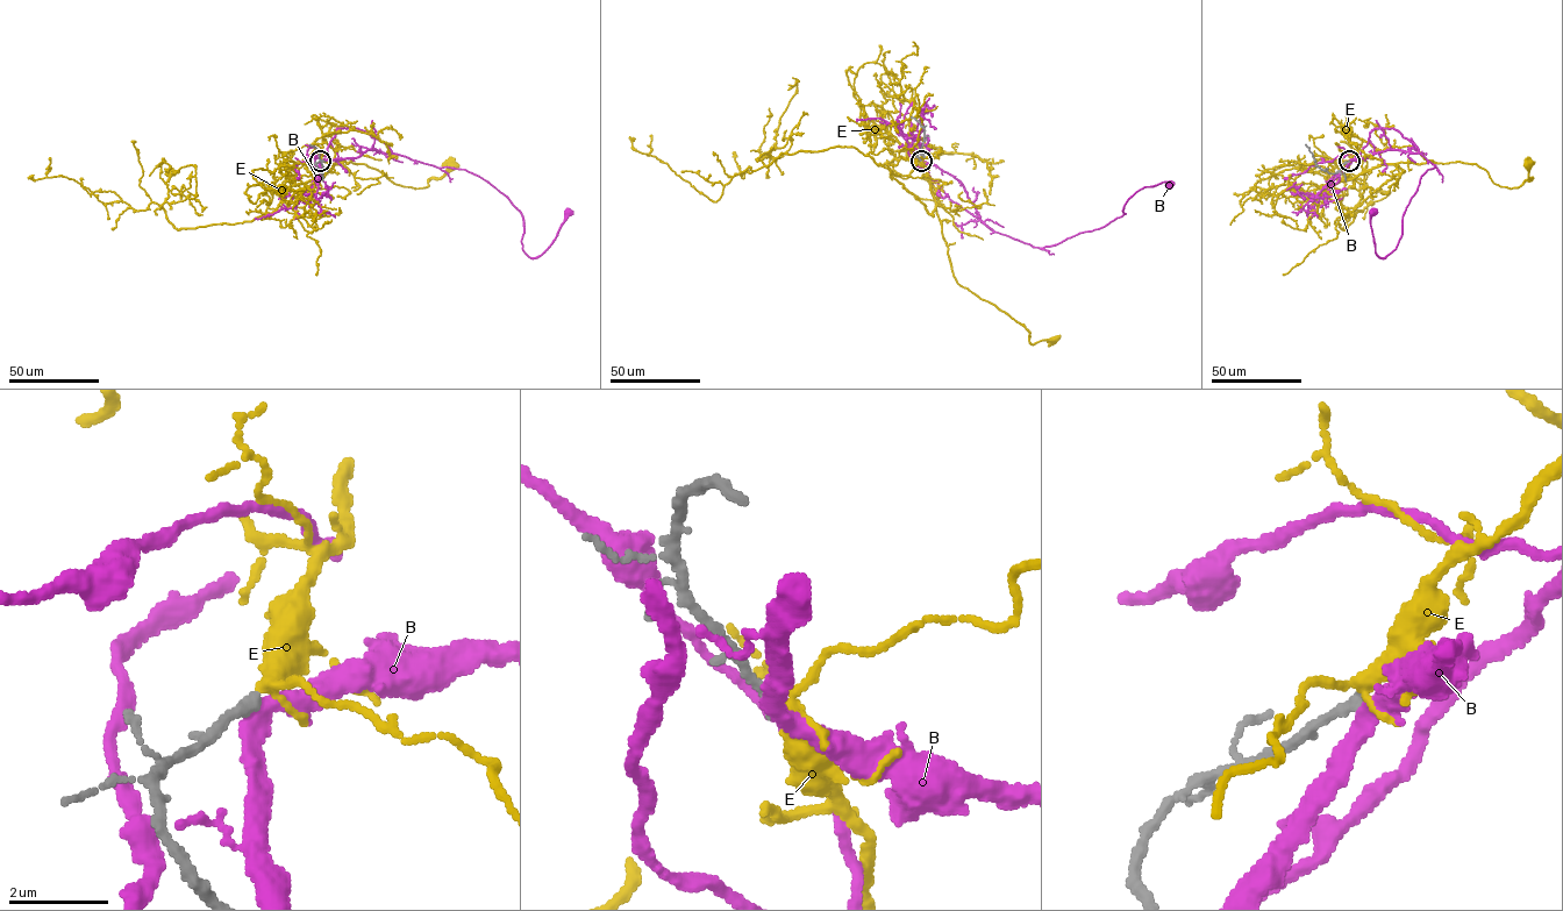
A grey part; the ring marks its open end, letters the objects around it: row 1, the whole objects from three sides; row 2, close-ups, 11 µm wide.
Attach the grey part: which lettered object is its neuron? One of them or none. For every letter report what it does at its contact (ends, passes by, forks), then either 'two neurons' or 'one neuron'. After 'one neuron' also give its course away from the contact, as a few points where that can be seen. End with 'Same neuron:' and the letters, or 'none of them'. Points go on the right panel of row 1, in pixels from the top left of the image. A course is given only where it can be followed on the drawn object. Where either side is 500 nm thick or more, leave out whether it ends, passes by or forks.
B: it passes by; two neurons
E: it forks there; one neuron; it runs (1348, 161), (1364, 141), (1385, 163), (1476, 164), (1494, 184), (1514, 189), (1532, 179), (1528, 164)
Same neuron: E

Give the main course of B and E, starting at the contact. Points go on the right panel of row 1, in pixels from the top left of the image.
B: (1348, 161), (1401, 150), (1435, 166), (1421, 177), (1403, 214), (1403, 234), (1385, 257), (1375, 251), (1372, 212)
E: (1348, 161), (1364, 141), (1385, 163), (1476, 164), (1494, 184), (1514, 189), (1532, 179), (1528, 164)

